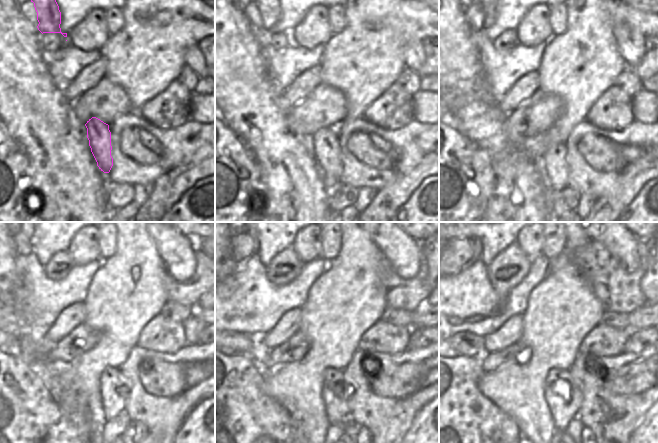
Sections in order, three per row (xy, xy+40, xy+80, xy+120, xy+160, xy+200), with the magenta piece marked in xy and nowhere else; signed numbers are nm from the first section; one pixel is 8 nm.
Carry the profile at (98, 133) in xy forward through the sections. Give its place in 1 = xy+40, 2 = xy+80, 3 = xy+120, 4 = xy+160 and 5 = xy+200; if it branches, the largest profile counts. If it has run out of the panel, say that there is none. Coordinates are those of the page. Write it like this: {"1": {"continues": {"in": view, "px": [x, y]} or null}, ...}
{"1": {"continues": {"in": "xy+40", "px": [326, 150]}}, "2": {"continues": {"in": "xy+80", "px": [554, 158]}}, "3": {"continues": {"in": "xy+120", "px": [113, 392]}}, "4": {"continues": {"in": "xy+160", "px": [337, 406]}}, "5": {"continues": {"in": "xy+200", "px": [563, 410]}}}

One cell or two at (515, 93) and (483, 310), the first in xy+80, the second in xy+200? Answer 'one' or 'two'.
two

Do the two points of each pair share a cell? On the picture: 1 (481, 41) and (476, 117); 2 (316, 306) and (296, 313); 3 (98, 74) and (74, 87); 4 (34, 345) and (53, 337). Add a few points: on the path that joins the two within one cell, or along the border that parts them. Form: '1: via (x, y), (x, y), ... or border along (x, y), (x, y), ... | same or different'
1: border along (472, 37), (478, 50), (478, 57), (486, 82) | different
2: border along (301, 307), (302, 314), (299, 328) | different
3: via (92, 74), (80, 85) | same
4: border along (44, 335), (53, 344) | different

